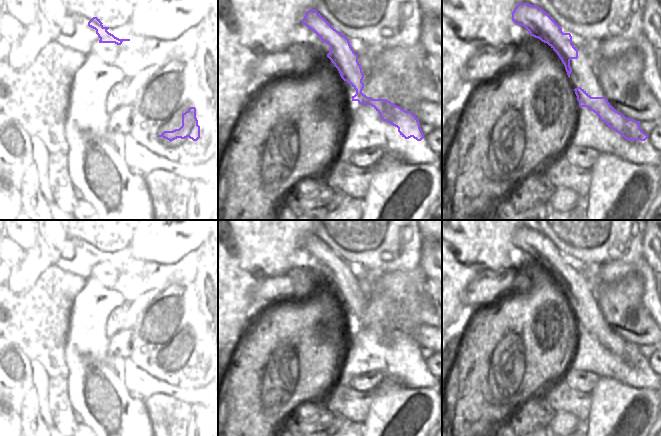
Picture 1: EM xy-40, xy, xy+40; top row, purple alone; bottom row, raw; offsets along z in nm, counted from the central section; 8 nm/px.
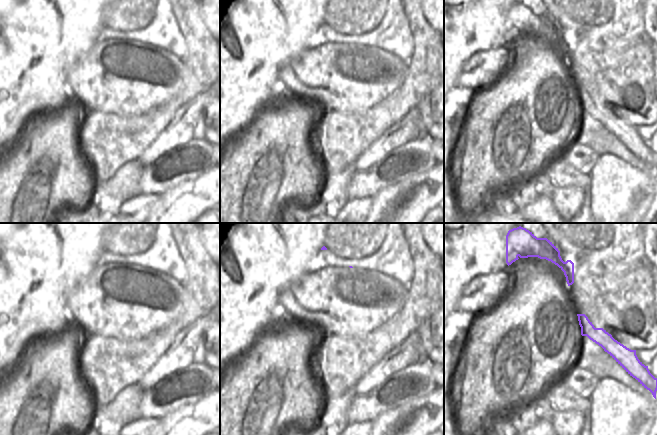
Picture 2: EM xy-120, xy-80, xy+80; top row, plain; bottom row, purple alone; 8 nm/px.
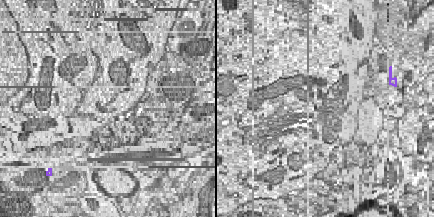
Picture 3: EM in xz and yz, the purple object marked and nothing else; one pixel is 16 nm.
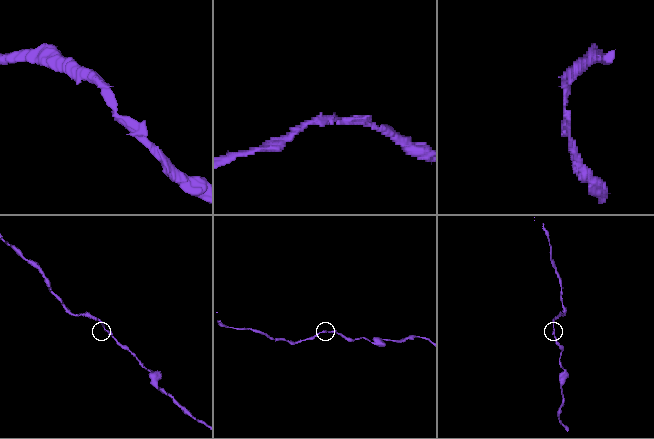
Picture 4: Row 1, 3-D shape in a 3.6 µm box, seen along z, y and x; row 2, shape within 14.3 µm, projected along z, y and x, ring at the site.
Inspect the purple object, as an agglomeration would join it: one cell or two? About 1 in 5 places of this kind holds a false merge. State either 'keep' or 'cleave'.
keep

